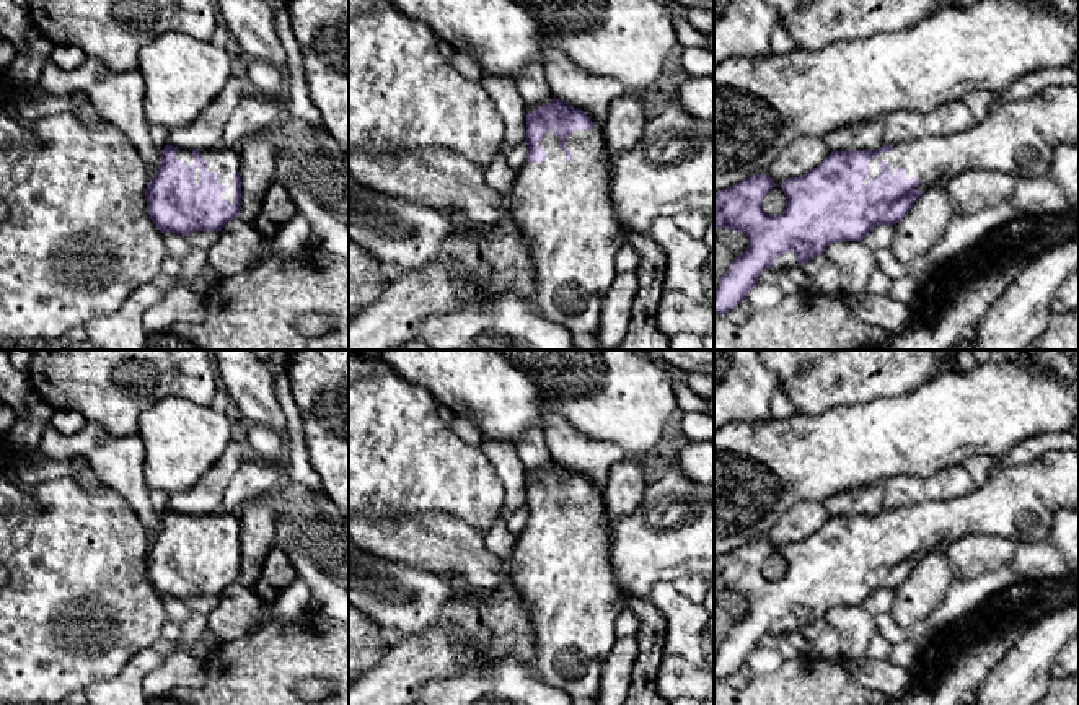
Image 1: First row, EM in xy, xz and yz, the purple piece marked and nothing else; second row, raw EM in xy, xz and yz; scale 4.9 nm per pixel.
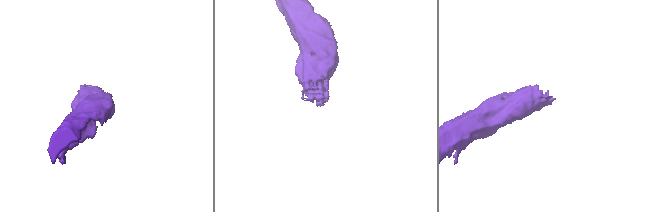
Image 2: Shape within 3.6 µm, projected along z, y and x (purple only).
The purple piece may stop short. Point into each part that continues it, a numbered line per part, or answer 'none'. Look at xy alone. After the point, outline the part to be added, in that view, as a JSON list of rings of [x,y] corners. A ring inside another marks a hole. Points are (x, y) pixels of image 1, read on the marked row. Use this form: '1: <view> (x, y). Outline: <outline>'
1: xy (225, 162). Outline: [[[230,148],[202,150],[200,156],[207,161],[209,173],[220,174],[220,184],[227,187],[227,190],[222,192],[222,199],[225,199],[227,204],[231,205],[233,174],[241,171],[241,160],[238,150]]]

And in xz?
1: xz (564, 210). Outline: [[[603,129],[574,130],[559,148],[553,132],[540,140],[544,163],[526,163],[515,176],[507,207],[530,243],[536,293],[531,296],[540,313],[566,326],[575,350],[600,350],[598,324],[601,304],[616,277],[616,256],[626,244],[610,199],[608,148]]]

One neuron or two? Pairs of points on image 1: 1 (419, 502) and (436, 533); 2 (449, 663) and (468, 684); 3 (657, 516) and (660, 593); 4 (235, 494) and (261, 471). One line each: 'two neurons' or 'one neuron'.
1: two neurons
2: two neurons
3: two neurons
4: one neuron

